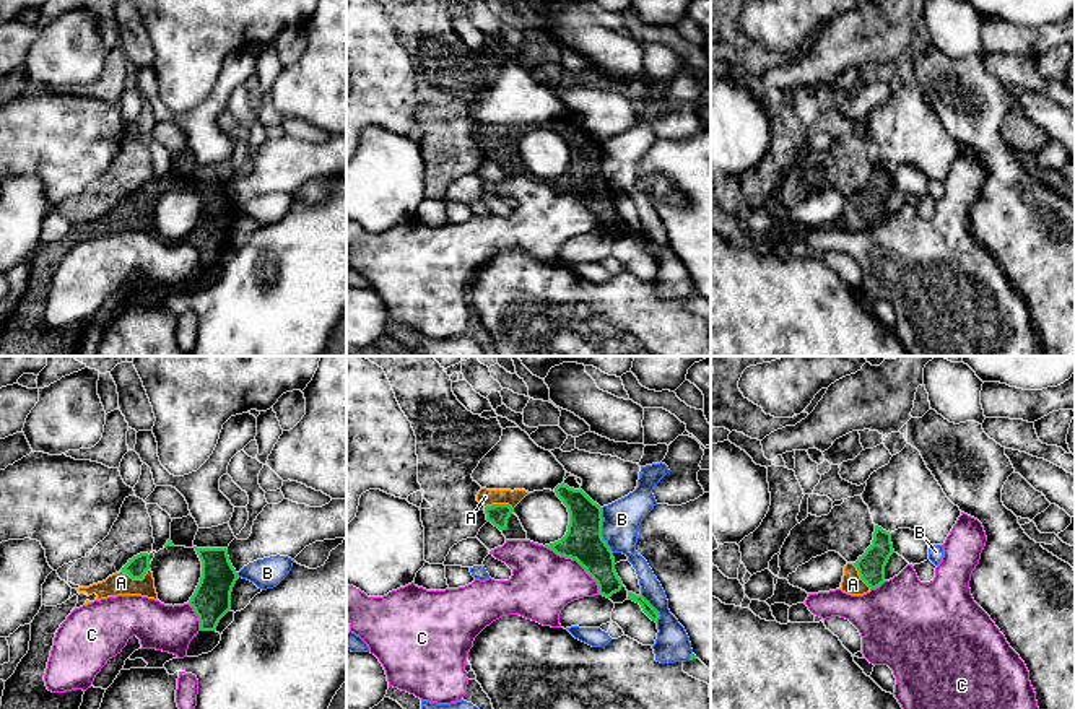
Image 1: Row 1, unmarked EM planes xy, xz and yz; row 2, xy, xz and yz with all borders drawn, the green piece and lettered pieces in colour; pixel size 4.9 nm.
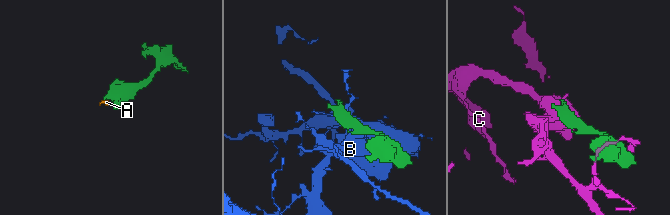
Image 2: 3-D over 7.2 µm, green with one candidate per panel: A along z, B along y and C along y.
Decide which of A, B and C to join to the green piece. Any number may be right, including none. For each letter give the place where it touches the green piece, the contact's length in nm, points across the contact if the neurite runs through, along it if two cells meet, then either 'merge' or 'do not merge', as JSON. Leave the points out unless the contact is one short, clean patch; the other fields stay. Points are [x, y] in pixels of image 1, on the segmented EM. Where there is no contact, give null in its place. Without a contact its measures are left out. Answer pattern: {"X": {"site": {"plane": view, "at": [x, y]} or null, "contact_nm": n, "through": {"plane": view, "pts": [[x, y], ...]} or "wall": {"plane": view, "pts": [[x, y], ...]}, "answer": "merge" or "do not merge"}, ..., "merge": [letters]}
{"A": {"site": {"plane": "xy", "at": [135, 578]}, "contact_nm": 140, "through": {"plane": "xy", "pts": [[137, 566], [135, 578], [121, 582]]}, "answer": "merge"}, "B": {"site": {"plane": "xz", "at": [600, 530]}, "contact_nm": 240, "answer": "do not merge"}, "C": {"site": {"plane": "xz", "at": [578, 561]}, "contact_nm": 360, "answer": "do not merge"}, "merge": ["A"]}

